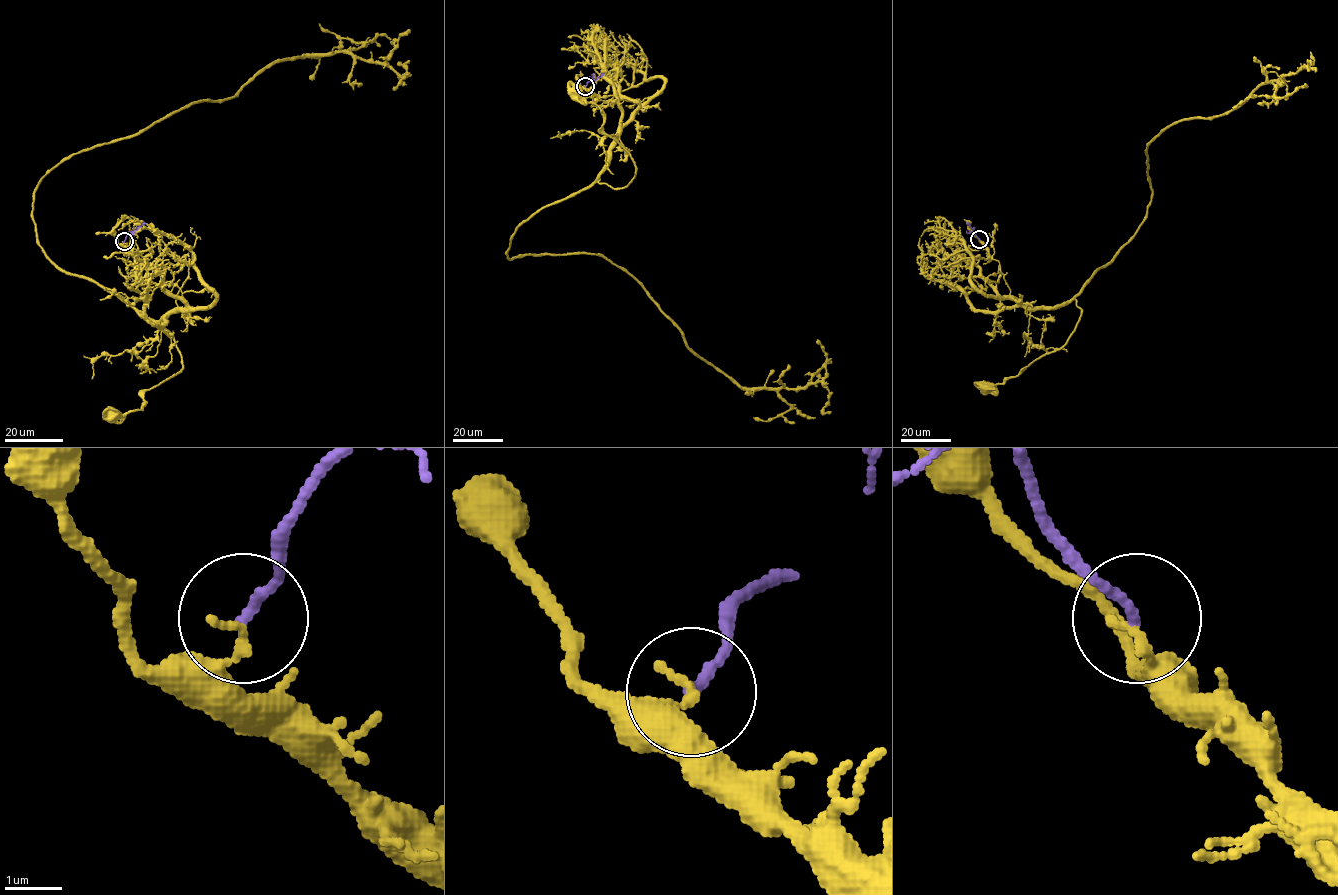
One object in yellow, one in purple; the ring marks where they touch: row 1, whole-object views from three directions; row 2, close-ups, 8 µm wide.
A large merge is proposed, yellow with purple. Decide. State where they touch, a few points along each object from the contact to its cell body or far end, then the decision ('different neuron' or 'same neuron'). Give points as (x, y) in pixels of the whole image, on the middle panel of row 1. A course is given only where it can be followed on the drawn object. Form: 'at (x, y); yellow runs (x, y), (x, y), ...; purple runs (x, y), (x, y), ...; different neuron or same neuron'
at (585, 86); yellow runs (585, 86), (602, 96), (664, 81), (598, 177), (623, 188), (630, 155), (576, 93); purple runs (585, 86), (604, 73); different neuron

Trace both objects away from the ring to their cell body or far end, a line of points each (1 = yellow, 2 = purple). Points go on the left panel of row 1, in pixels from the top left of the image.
1: (123, 242), (143, 265), (189, 262), (215, 299), (139, 311), (182, 368), (112, 415)
2: (123, 241), (128, 234), (145, 223)

